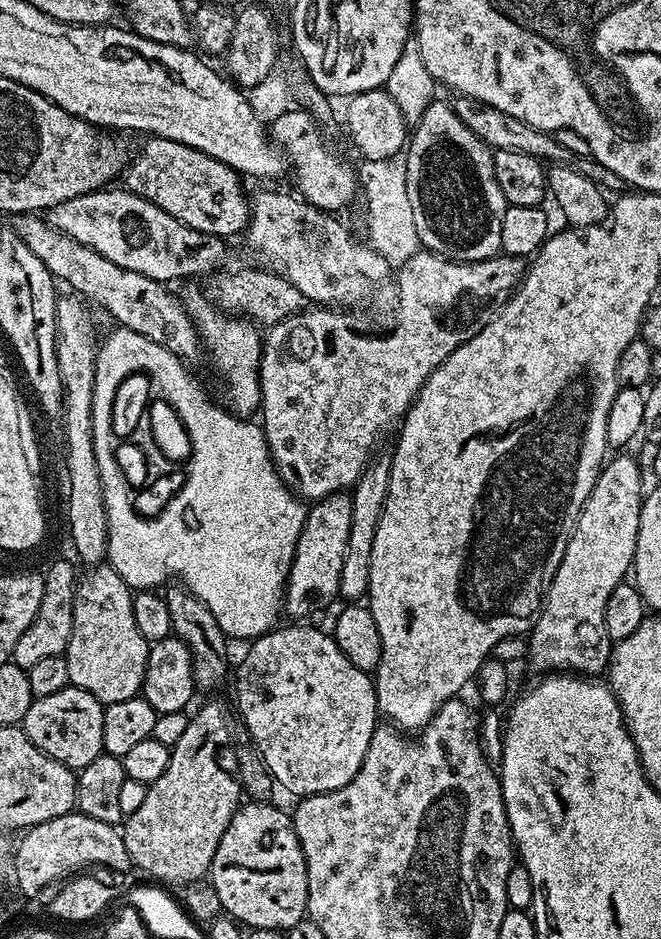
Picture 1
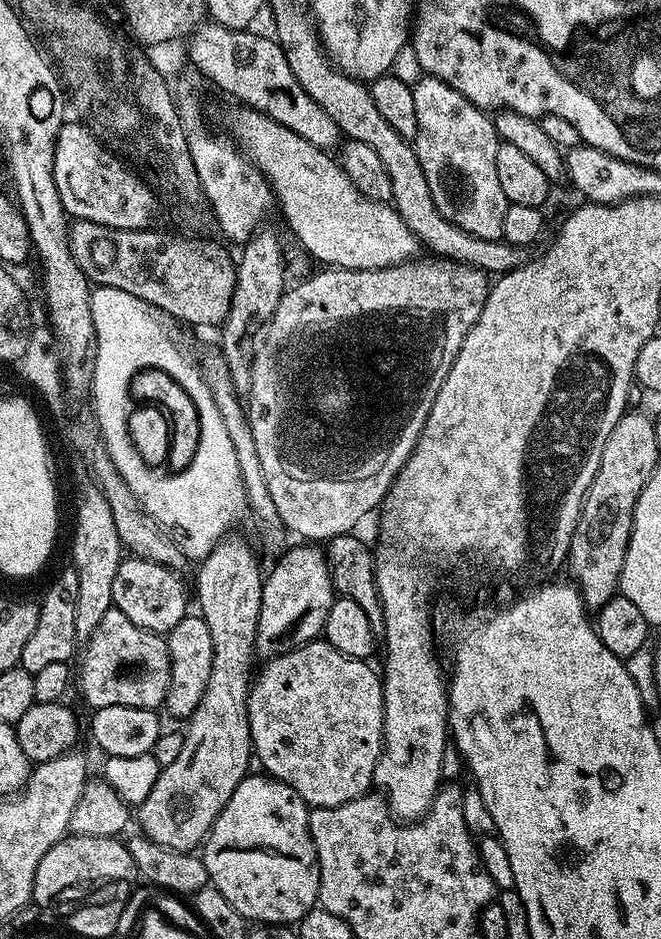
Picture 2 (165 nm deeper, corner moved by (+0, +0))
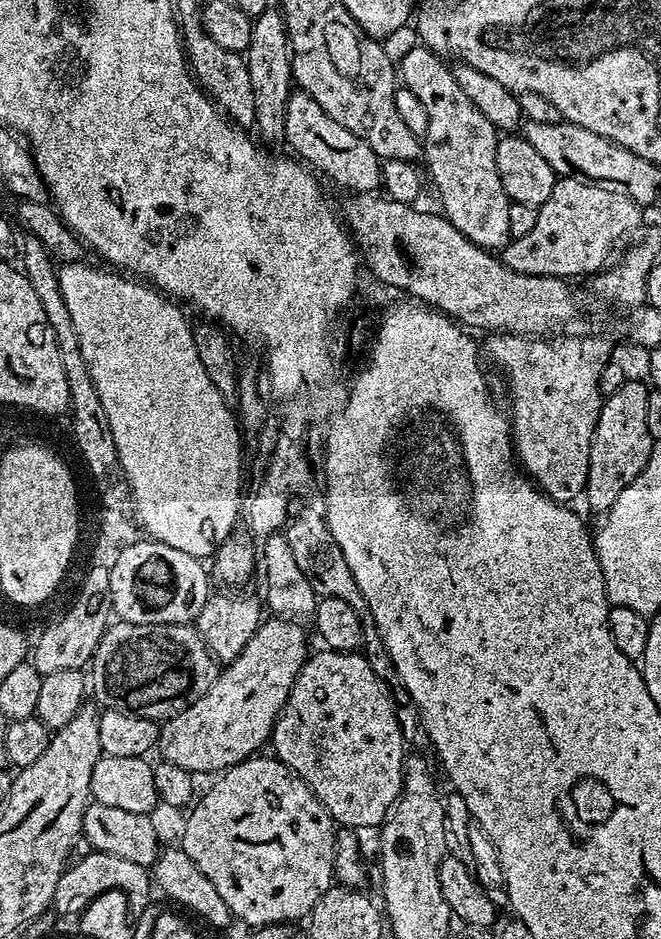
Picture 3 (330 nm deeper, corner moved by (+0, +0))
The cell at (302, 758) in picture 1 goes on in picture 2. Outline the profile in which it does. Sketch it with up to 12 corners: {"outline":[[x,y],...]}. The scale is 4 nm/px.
{"outline":[[323,638],[248,694],[255,759],[312,808],[369,795],[384,685]]}

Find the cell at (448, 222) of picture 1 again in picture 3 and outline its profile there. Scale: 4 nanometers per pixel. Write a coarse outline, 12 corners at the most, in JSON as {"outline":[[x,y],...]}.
{"outline":[[398,61],[426,106],[422,160],[443,215],[479,248],[512,239],[498,129],[451,67]]}

